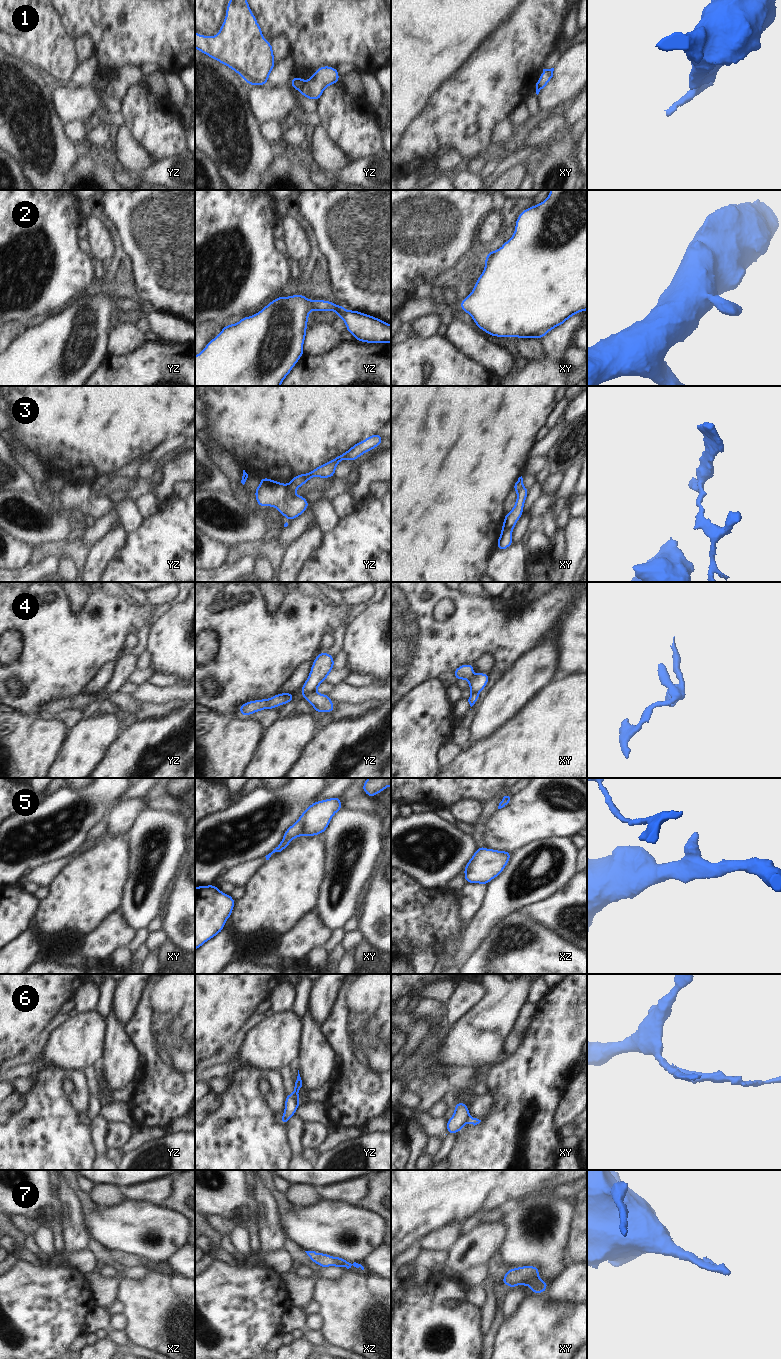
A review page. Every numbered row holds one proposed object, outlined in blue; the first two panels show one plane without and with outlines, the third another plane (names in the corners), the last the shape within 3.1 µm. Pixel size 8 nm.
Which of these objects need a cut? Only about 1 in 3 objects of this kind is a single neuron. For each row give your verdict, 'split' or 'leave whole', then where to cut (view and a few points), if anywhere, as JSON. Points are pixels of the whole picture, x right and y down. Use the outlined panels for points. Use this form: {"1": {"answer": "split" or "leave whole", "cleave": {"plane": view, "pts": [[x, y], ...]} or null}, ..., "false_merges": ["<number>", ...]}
{"1": {"answer": "split", "cleave": {"plane": "yz", "pts": [[304, 83], [300, 91]]}}, "2": {"answer": "leave whole", "cleave": null}, "3": {"answer": "split", "cleave": {"plane": "yz", "pts": [[288, 485], [293, 491]]}}, "4": {"answer": "split", "cleave": {"plane": "yz", "pts": [[315, 691], [303, 694]]}}, "5": {"answer": "split", "cleave": {"plane": "xy", "pts": [[304, 812], [302, 818], [303, 829], [296, 837]]}}, "6": {"answer": "split", "cleave": {"plane": "xy", "pts": [[469, 1116], [465, 1121]]}}, "7": {"answer": "leave whole", "cleave": null}, "false_merges": ["1", "3", "4", "5", "6"]}

